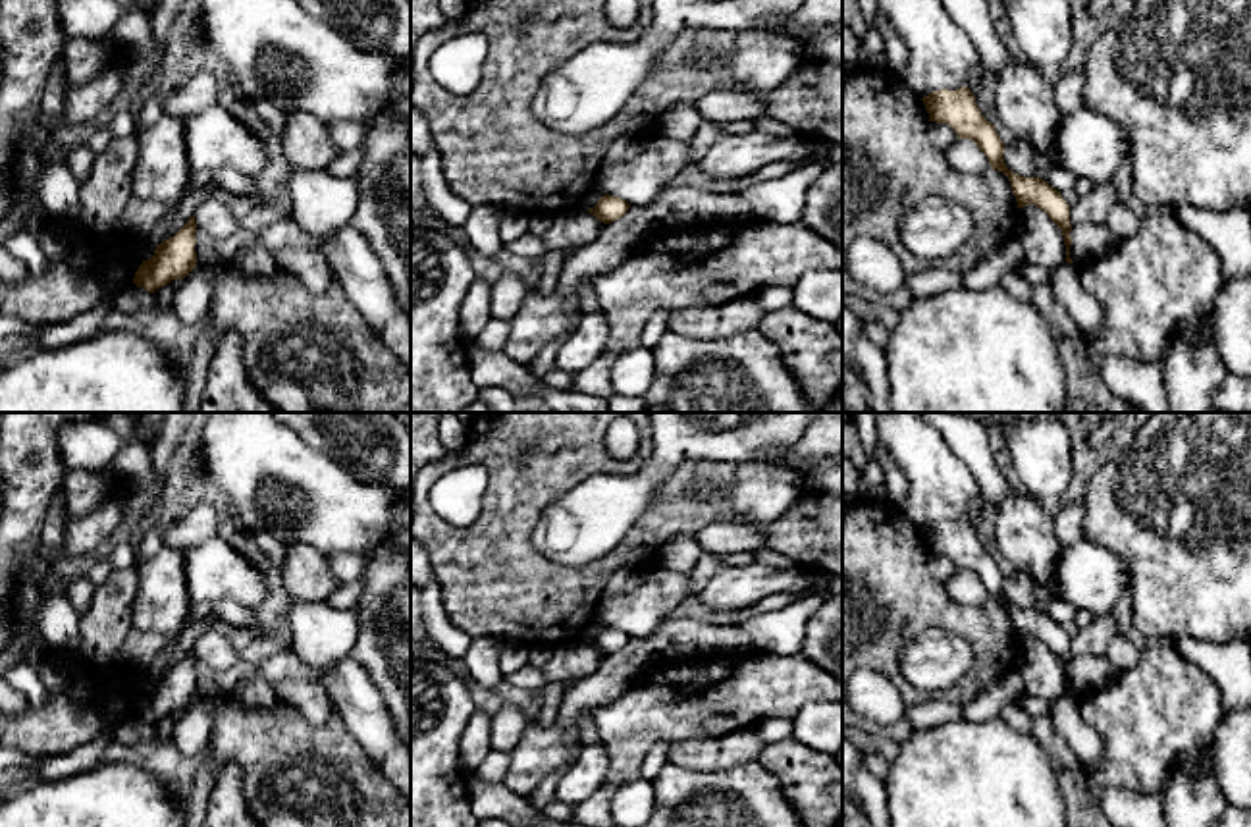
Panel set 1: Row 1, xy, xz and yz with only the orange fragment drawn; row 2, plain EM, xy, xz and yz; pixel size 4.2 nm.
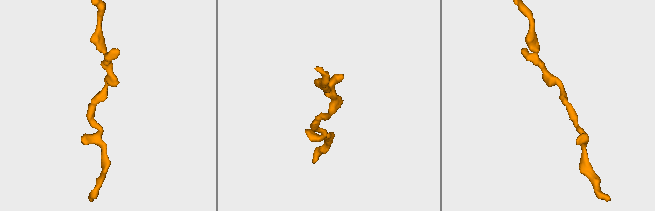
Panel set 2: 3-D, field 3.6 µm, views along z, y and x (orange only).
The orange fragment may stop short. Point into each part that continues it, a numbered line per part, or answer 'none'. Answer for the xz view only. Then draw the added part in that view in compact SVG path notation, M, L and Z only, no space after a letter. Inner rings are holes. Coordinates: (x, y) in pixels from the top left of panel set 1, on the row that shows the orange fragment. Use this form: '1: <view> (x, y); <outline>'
none

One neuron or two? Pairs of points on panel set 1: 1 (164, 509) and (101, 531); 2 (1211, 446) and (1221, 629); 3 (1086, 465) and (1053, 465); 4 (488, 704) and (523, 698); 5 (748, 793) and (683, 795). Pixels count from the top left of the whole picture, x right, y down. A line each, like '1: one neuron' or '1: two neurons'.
1: two neurons
2: one neuron
3: two neurons
4: one neuron
5: one neuron

